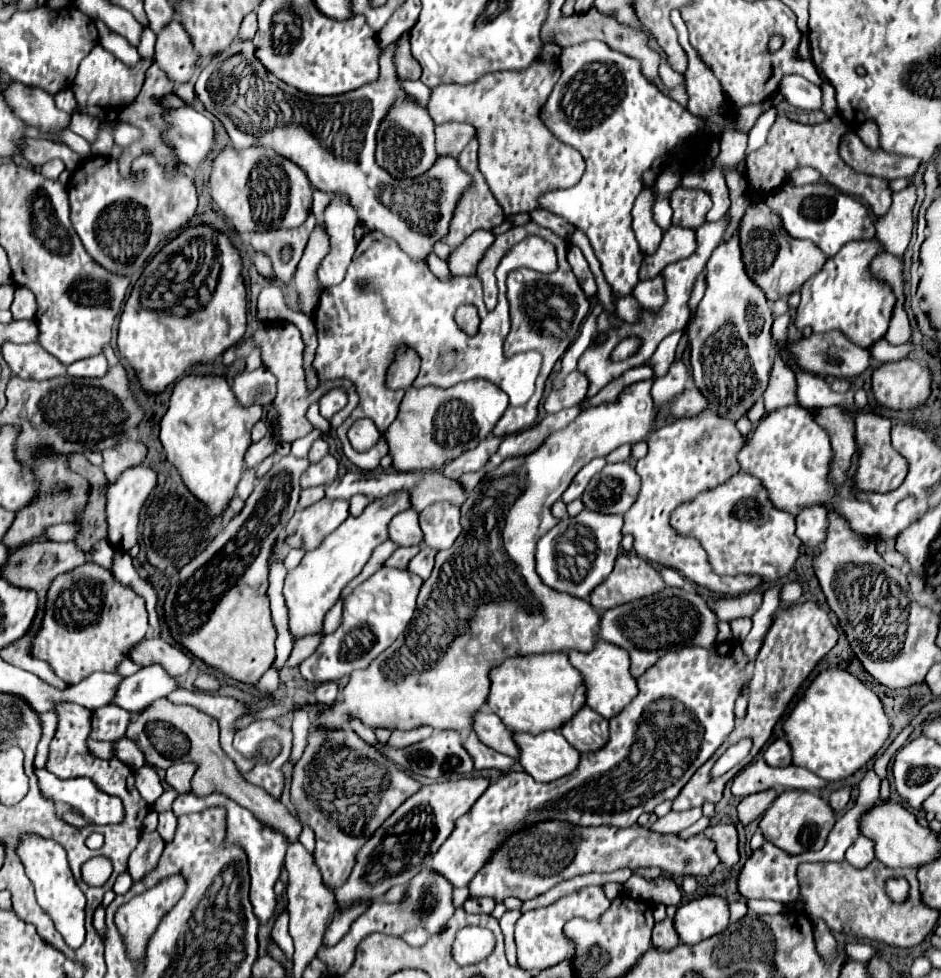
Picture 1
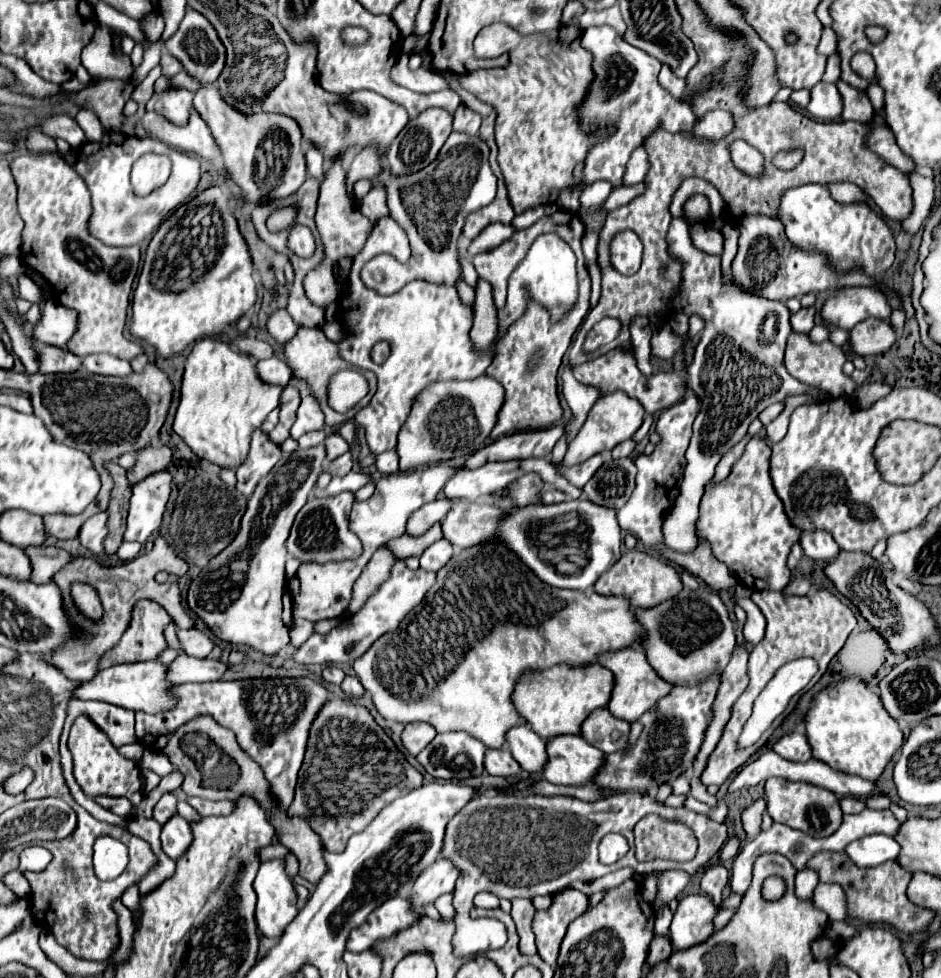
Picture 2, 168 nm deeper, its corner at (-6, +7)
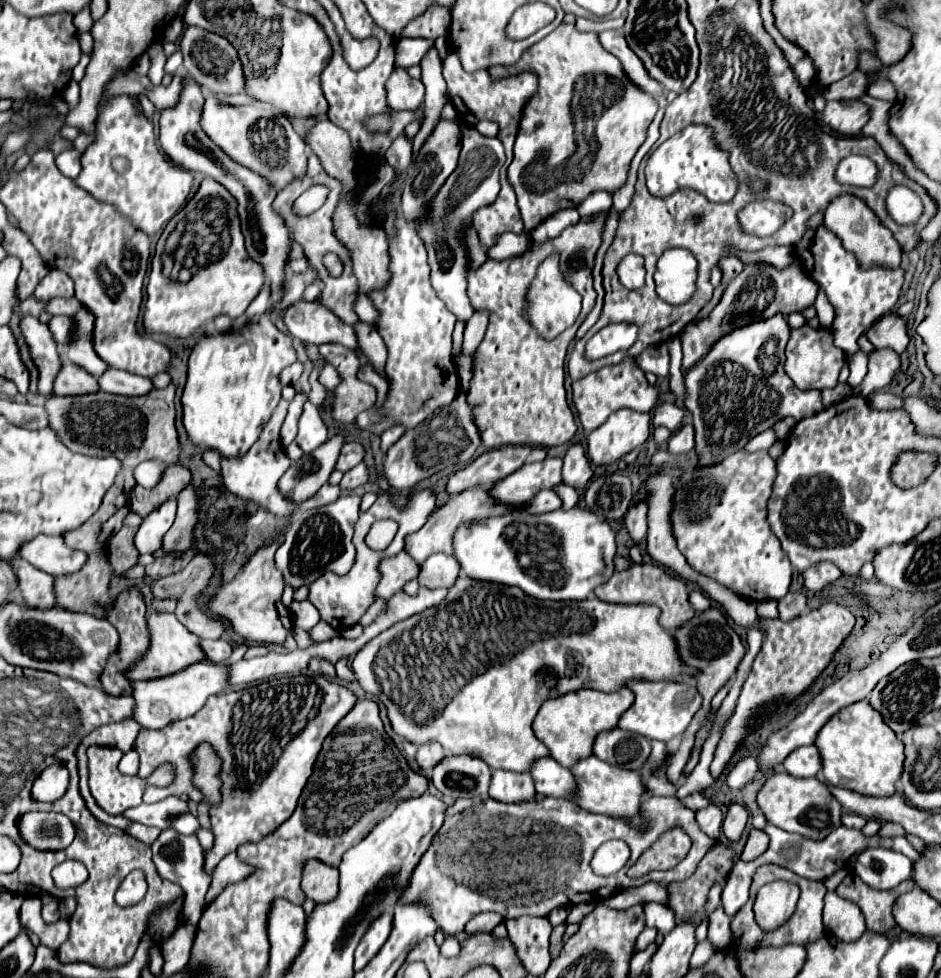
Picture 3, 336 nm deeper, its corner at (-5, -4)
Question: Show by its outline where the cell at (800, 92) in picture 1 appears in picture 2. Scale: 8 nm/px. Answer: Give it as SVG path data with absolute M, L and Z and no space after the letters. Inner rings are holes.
M819 82L811 88L811 102L807 110L819 120L835 120L841 116L841 94L835 84Z

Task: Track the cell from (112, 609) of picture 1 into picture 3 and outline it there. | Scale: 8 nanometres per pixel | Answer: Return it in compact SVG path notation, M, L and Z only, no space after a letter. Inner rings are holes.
M156 613L148 617L148 629L152 631L152 643L148 649L148 655L144 655L142 663L136 667L130 667L128 675L132 681L144 681L144 679L158 679L172 673L178 673L198 661L202 661L206 655L200 649L200 637L190 633L174 613Z

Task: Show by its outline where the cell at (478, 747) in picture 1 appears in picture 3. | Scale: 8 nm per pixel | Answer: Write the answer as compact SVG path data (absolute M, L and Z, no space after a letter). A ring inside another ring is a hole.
M494 771L488 795L502 803L534 801L536 789L532 775L520 775L514 771Z

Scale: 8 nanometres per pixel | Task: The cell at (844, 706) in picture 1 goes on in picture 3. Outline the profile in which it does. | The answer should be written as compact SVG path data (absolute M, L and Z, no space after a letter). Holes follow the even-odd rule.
M868 701L854 703L840 711L840 715L832 717L816 737L816 745L822 753L822 777L830 785L850 789L866 797L894 795L894 785L902 775L904 745Z

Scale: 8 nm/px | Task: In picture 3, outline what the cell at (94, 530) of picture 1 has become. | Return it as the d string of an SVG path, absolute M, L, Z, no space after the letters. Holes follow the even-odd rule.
M130 511L124 519L122 529L116 535L112 535L108 541L108 559L118 577L122 577L128 569L132 569L138 563L140 553L134 547L134 535L136 535L140 523L142 523L140 515Z

